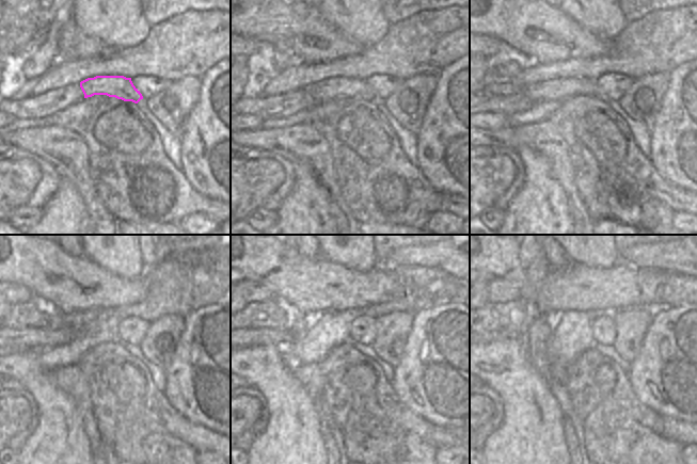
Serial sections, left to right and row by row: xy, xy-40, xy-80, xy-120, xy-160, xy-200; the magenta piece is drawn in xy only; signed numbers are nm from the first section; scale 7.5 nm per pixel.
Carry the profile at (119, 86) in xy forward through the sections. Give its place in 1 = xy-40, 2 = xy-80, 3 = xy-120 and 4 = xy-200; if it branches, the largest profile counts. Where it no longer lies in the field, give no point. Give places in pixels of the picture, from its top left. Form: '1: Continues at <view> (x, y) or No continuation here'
1: Continues at xy-40 (330, 88)
2: Continues at xy-80 (559, 90)
3: Continues at xy-120 (54, 333)
4: Continues at xy-200 (491, 336)

